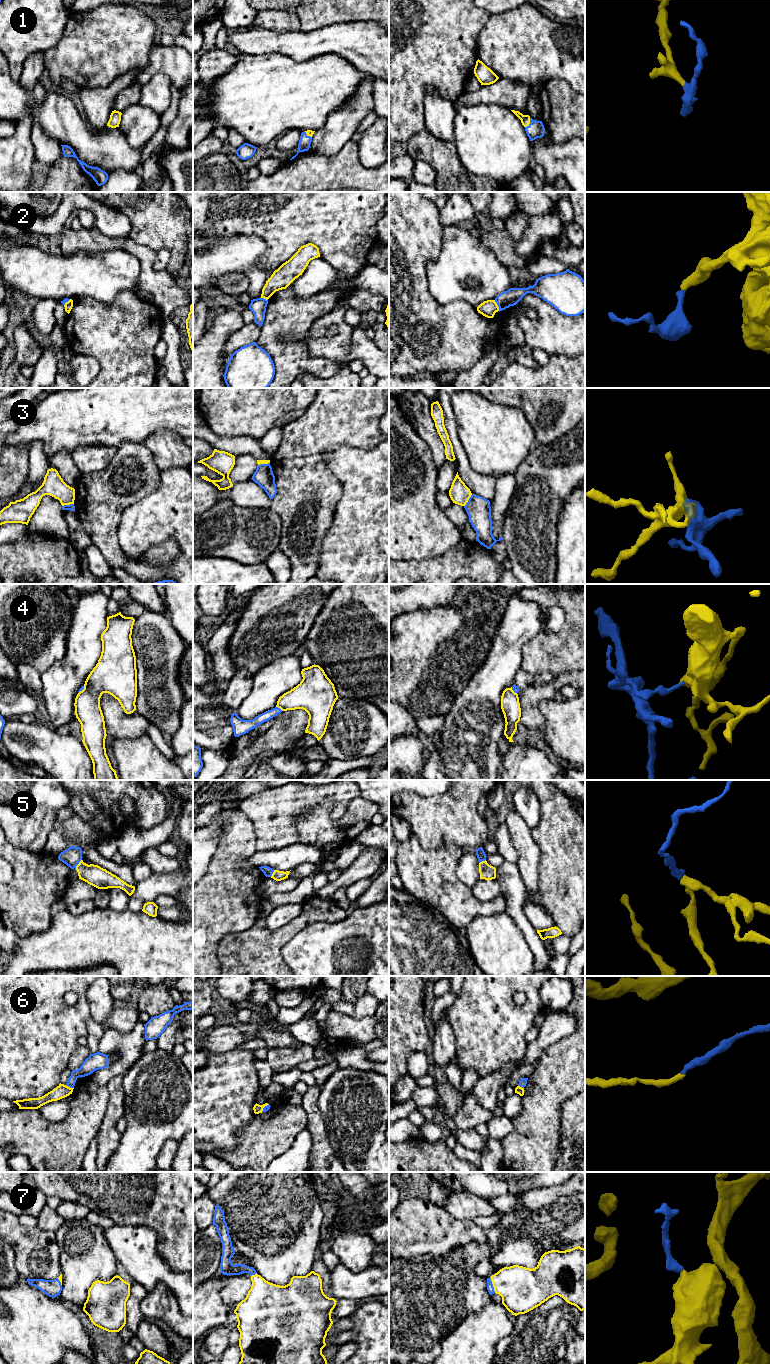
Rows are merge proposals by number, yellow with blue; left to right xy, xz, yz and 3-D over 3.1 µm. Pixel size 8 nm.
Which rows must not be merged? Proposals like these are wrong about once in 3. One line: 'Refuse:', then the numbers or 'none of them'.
Refuse: 2, 3, 4, 5

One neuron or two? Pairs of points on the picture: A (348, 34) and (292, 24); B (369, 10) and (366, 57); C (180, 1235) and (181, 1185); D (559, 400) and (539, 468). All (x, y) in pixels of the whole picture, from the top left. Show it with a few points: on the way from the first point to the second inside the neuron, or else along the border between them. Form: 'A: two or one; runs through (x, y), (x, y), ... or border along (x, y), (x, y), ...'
A: two; border along (301, 30), (277, 33)
B: two; border along (344, 21), (376, 21), (378, 23)
C: one; runs through (180, 1223), (181, 1197)
D: two; border along (567, 433), (540, 446)

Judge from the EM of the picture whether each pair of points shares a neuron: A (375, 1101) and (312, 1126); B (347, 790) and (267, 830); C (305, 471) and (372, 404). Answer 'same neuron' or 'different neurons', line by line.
A: different neurons
B: same neuron
C: same neuron

